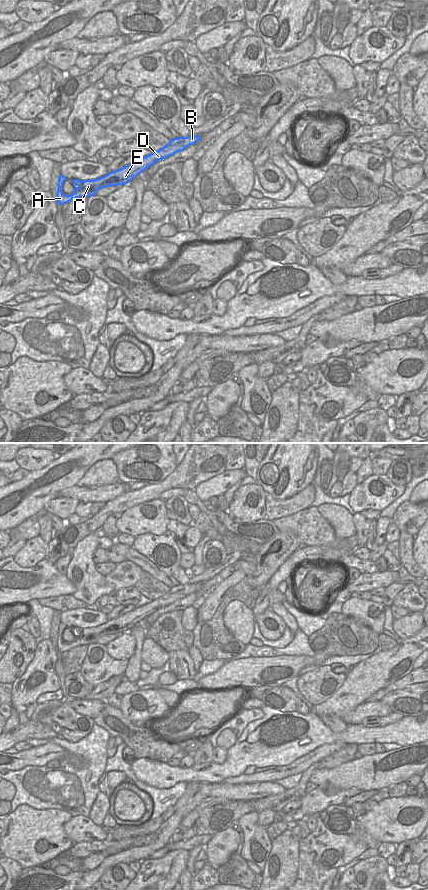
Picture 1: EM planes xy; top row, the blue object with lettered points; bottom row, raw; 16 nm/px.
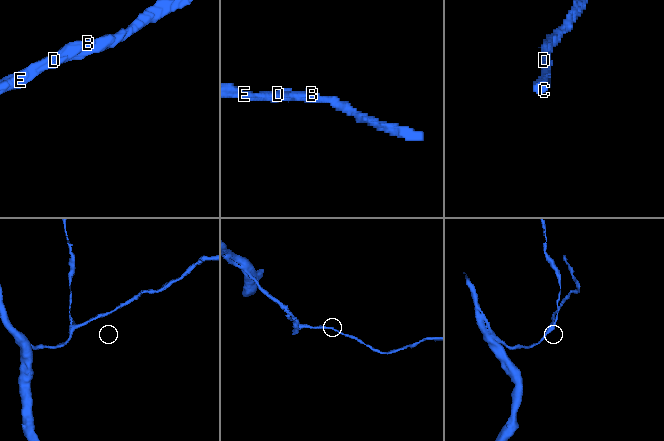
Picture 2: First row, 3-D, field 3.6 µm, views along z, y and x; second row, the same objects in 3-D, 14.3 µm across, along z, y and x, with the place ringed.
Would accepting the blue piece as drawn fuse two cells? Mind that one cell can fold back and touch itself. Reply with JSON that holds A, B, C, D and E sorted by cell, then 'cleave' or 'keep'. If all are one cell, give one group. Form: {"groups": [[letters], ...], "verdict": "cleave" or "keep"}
{"groups": [["A", "B", "C", "D", "E"]], "verdict": "keep"}

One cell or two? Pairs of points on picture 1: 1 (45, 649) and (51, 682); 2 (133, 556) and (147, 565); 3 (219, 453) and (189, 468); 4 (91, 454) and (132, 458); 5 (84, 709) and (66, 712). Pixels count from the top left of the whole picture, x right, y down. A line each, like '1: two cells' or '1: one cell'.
1: one cell
2: one cell
3: one cell
4: two cells
5: two cells

